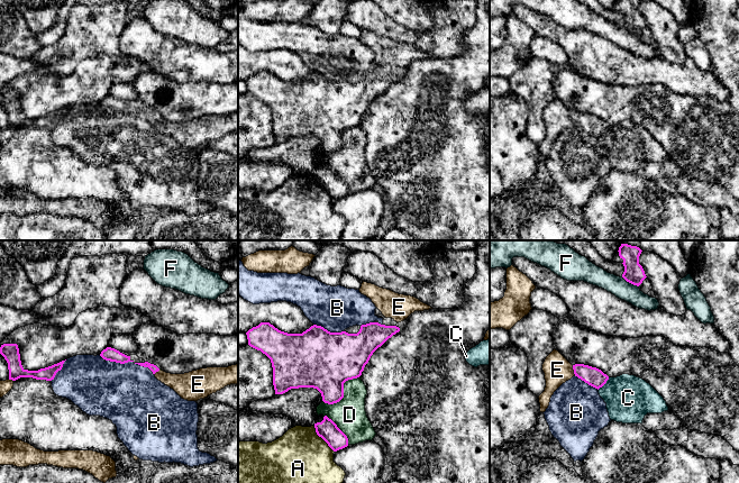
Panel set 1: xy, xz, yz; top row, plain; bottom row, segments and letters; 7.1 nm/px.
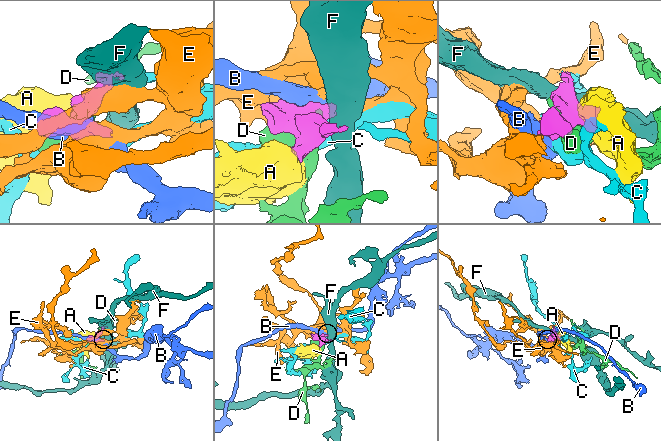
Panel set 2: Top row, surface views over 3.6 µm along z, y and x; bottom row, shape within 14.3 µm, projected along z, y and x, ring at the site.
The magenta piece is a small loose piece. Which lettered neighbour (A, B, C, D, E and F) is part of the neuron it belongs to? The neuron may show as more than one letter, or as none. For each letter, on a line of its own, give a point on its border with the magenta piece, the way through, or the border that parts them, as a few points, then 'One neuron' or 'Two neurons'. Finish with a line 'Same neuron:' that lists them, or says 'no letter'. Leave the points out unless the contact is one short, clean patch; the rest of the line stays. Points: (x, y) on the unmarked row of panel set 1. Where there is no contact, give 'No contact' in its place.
A: Touches magenta at xz (322, 187). Boundary: xz (313, 174), (317, 182), (334, 200). Two neurons
B: Touches magenta at xy (127, 110). Two neurons
C: Touches magenta at yz (603, 133). Two neurons
D: Touches magenta at xz (343, 142). Two neurons
E: Touches magenta at yz (573, 117). One neuron
F: Touches magenta at yz (630, 30). Boundary: yz (621, 25), (638, 35). Two neurons
Same neuron: E

